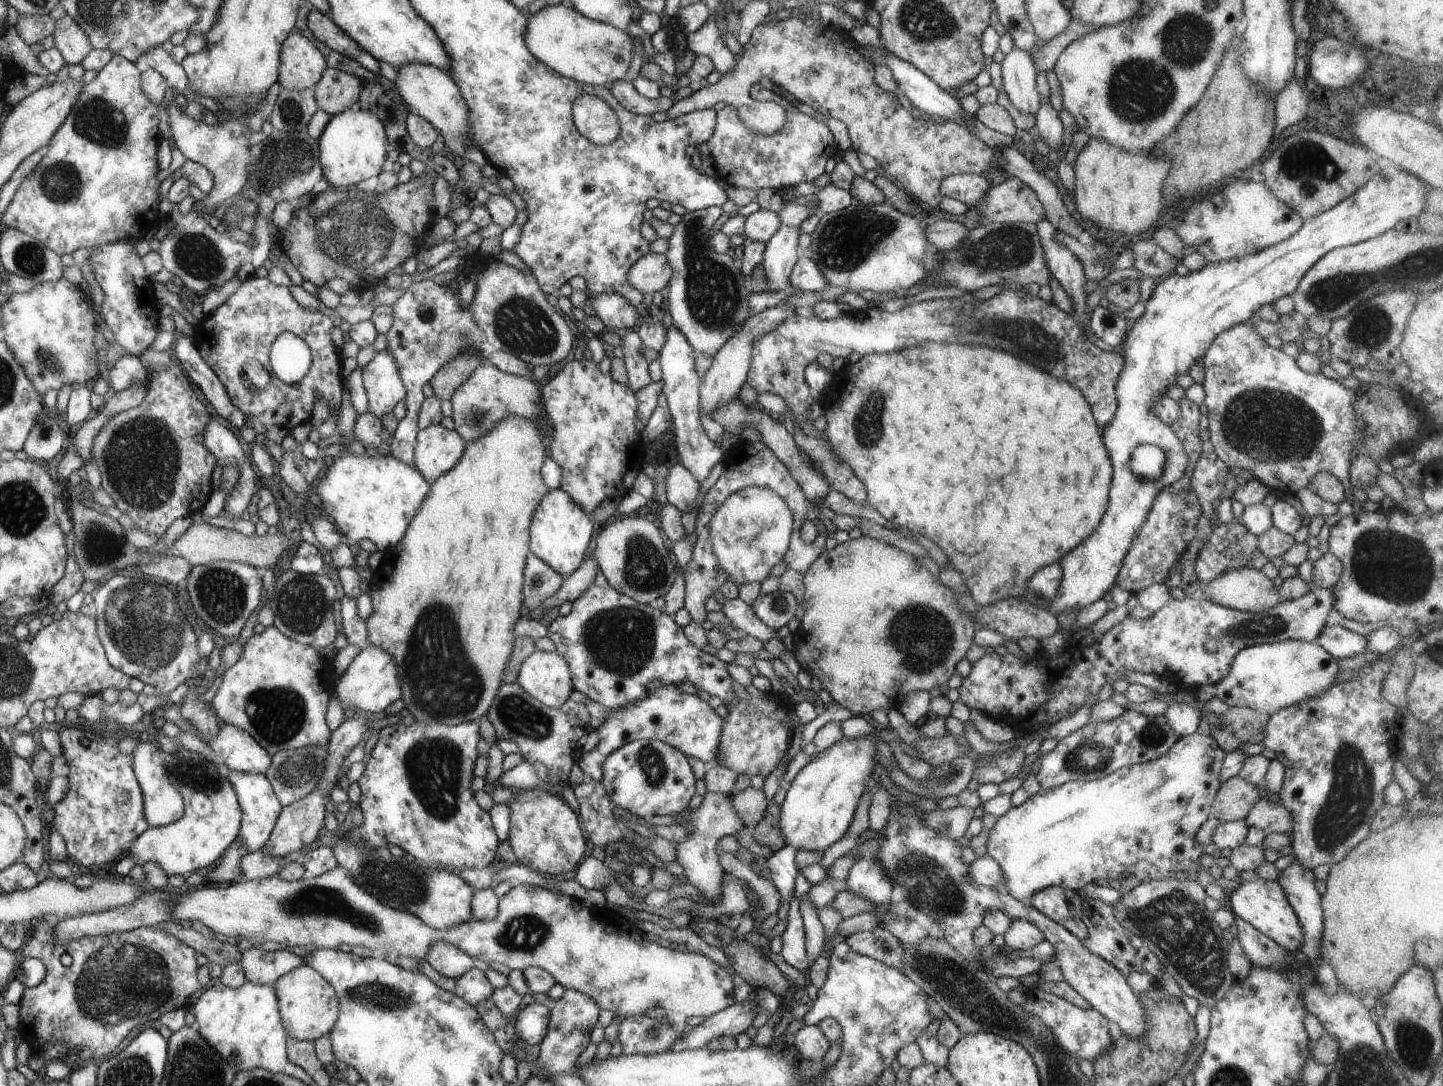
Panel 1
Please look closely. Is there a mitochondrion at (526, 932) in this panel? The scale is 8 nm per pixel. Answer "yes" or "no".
yes

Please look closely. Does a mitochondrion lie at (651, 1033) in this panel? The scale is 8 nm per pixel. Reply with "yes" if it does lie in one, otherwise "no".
yes

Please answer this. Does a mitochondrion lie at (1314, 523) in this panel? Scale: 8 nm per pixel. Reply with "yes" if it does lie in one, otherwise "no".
no

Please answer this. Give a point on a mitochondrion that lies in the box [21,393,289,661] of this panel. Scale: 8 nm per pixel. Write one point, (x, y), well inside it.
(140, 460)

